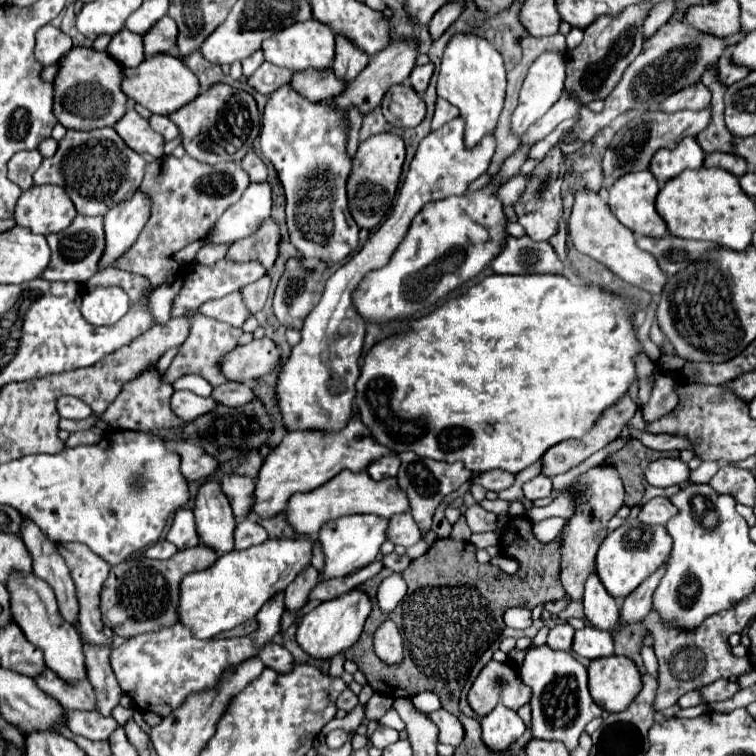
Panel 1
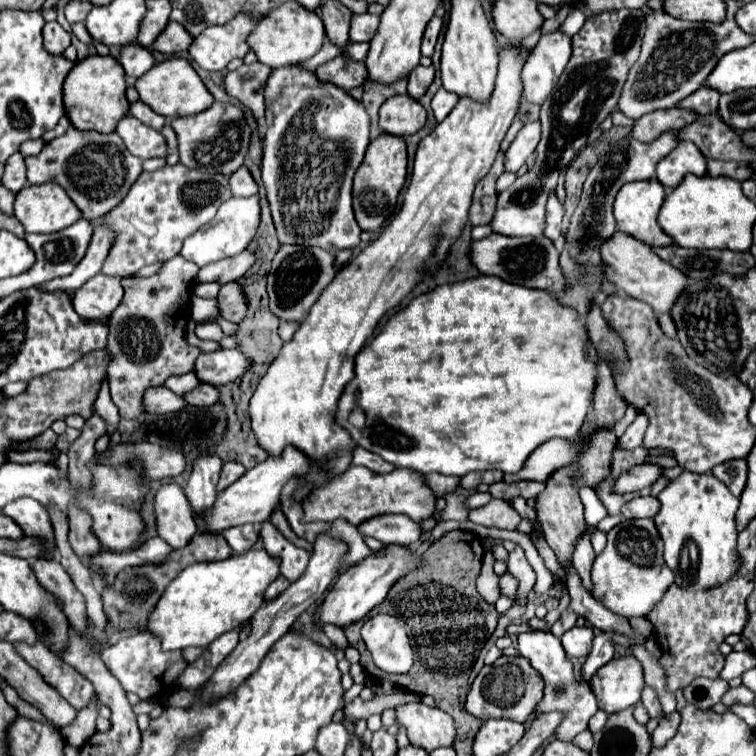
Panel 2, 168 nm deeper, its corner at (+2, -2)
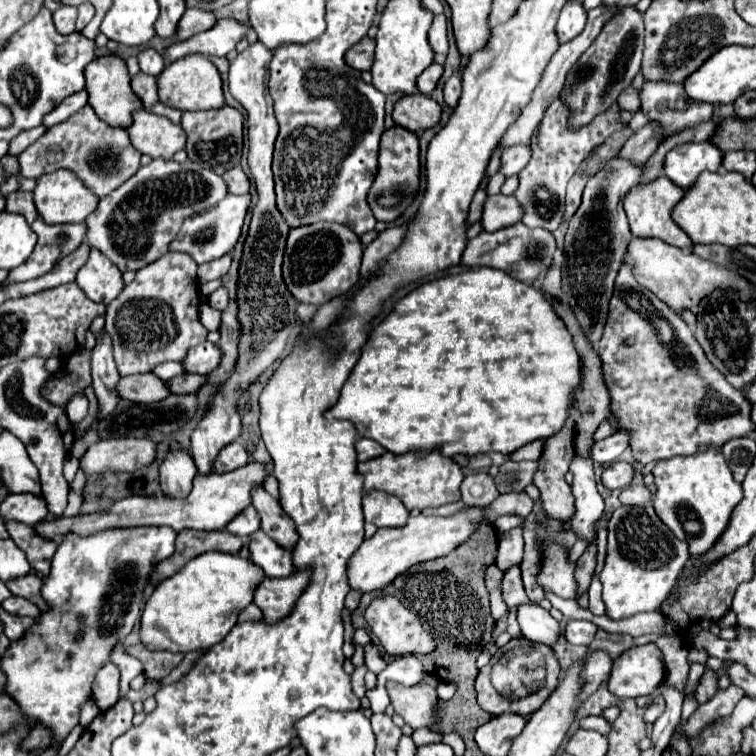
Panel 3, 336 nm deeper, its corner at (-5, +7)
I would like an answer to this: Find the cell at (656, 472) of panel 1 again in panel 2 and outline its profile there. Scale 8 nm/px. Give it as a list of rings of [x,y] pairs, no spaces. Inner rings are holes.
[[[647,463],[635,465],[629,471],[623,471],[619,475],[619,479],[613,485],[613,491],[625,495],[625,493],[639,491],[643,487],[651,487],[659,479],[659,475],[661,475],[661,467],[657,465],[647,465]]]

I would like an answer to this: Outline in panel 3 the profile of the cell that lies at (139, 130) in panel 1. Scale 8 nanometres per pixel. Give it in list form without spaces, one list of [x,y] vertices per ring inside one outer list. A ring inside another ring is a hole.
[[[148,110],[134,112],[134,122],[128,128],[130,140],[136,150],[152,158],[172,158],[186,146],[186,134],[182,126],[172,124],[168,118],[152,114]]]

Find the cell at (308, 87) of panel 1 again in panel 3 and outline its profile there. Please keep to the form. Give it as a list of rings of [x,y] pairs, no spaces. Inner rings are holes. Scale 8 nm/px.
[[[362,38],[358,44],[354,44],[346,54],[344,54],[344,62],[354,68],[354,70],[370,70],[372,60],[374,60],[374,46],[376,42],[372,38]]]

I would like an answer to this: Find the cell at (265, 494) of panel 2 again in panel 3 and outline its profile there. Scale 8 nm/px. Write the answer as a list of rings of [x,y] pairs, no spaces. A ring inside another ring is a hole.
[[[248,462],[242,468],[236,468],[234,472],[226,474],[198,474],[194,478],[194,488],[188,498],[184,500],[172,500],[162,494],[154,498],[144,498],[144,496],[130,496],[124,500],[114,502],[114,506],[106,512],[98,514],[80,514],[78,518],[56,518],[52,522],[38,522],[36,524],[36,534],[40,534],[46,540],[54,540],[58,534],[66,536],[68,532],[80,534],[80,536],[90,536],[100,530],[110,530],[110,528],[132,528],[132,526],[170,526],[176,532],[192,528],[192,530],[224,530],[226,524],[236,518],[246,506],[252,504],[250,490],[254,486],[264,486],[264,480],[268,476],[268,468],[262,462]]]

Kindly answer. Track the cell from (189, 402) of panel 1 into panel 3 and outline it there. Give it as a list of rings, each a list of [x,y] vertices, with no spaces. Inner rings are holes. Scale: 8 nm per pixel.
[[[134,374],[134,376],[124,376],[118,382],[118,394],[120,398],[126,398],[130,402],[138,404],[152,404],[160,402],[170,396],[170,388],[162,378],[156,374]]]

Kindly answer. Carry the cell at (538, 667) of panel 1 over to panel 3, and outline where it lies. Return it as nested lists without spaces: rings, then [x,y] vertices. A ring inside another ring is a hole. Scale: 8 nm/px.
[[[522,604],[518,606],[518,624],[522,636],[532,642],[542,642],[550,648],[556,646],[562,628],[540,604]]]

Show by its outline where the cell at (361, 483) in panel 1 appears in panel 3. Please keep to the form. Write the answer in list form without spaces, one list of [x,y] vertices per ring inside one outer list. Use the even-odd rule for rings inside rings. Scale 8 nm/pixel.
[[[438,452],[428,454],[426,458],[418,458],[416,454],[382,454],[372,458],[370,462],[358,464],[358,474],[364,478],[364,494],[372,490],[382,490],[386,494],[398,496],[406,510],[424,510],[424,508],[438,508],[450,502],[460,500],[460,482],[464,478],[462,468]]]

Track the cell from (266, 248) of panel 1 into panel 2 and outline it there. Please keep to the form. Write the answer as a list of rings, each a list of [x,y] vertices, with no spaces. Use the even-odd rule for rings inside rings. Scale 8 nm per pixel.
[[[243,251],[231,259],[221,259],[219,263],[211,263],[197,273],[197,283],[217,281],[217,283],[229,283],[239,279],[255,261],[255,255],[251,251]]]

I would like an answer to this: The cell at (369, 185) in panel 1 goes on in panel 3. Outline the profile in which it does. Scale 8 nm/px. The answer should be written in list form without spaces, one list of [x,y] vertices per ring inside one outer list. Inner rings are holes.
[[[392,126],[384,130],[378,154],[378,172],[368,192],[368,206],[378,222],[396,220],[414,200],[420,184],[420,158],[418,158],[418,136],[402,126]]]

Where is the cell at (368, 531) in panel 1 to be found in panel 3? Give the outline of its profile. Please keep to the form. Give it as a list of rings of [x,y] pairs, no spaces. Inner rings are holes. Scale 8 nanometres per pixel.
[[[300,568],[288,578],[264,578],[264,582],[258,586],[254,594],[254,604],[262,610],[266,624],[276,624],[278,620],[290,616],[298,598],[312,582],[310,576],[310,568]]]

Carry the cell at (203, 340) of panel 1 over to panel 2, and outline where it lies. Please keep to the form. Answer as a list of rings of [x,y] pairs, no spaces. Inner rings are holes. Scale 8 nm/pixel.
[[[205,323],[205,325],[197,325],[195,329],[199,339],[211,339],[211,341],[219,341],[223,337],[223,331],[217,323]]]

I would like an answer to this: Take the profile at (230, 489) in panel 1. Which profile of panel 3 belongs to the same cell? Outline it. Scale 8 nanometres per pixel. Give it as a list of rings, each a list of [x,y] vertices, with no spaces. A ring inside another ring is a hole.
[[[236,440],[232,444],[228,444],[216,458],[214,462],[214,472],[218,474],[224,474],[224,472],[230,472],[230,470],[236,470],[240,466],[246,466],[250,460],[248,460],[248,454],[244,450],[244,446]]]

